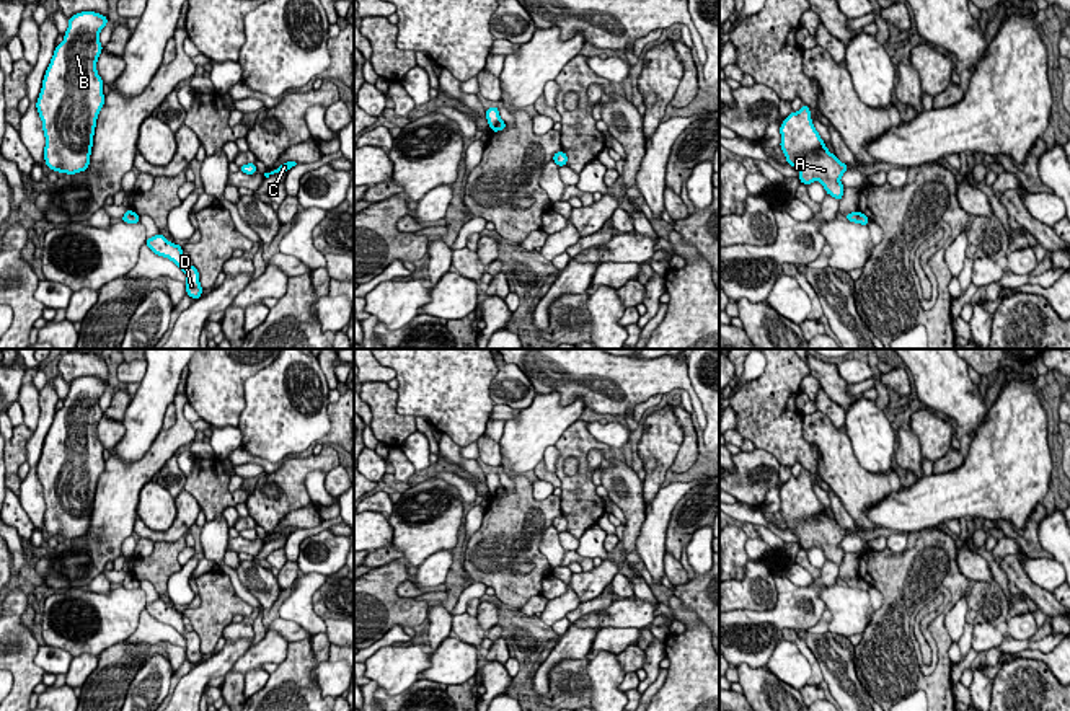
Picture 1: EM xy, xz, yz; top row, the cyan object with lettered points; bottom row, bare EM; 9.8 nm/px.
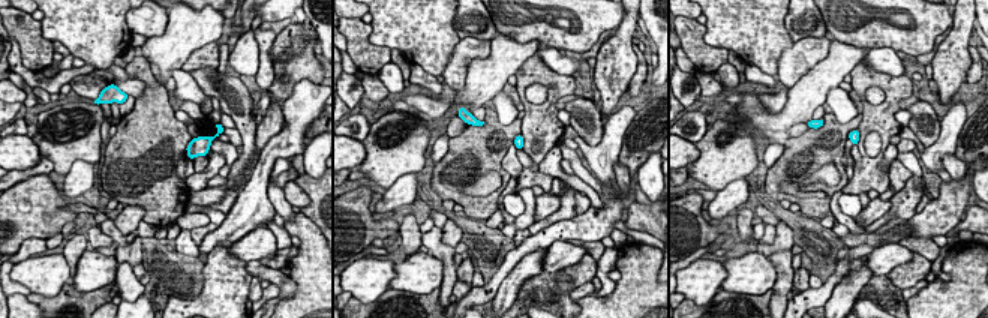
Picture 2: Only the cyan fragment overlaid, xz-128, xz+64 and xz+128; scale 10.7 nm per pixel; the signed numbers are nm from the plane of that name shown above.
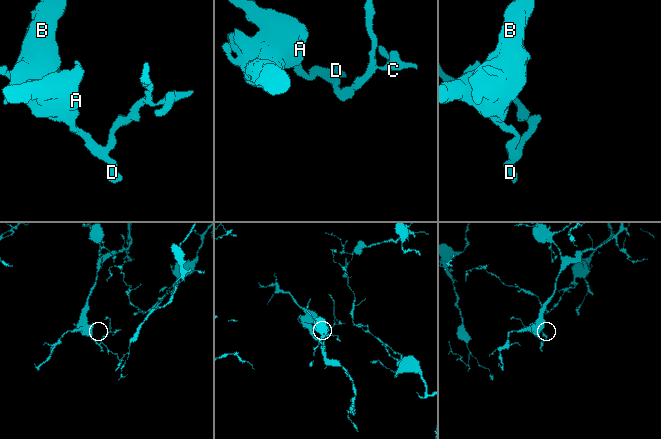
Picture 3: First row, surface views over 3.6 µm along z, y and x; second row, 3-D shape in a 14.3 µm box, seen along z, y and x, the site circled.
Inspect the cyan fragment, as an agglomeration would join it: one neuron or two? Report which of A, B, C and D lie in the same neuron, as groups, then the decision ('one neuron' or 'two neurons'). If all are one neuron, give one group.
A B C D; one neuron

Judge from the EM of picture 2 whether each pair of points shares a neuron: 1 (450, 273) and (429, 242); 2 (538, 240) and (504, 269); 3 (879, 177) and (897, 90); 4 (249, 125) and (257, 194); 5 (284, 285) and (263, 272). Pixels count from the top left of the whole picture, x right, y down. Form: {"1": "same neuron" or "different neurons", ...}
{"1": "same neuron", "2": "same neuron", "3": "same neuron", "4": "different neurons", "5": "same neuron"}

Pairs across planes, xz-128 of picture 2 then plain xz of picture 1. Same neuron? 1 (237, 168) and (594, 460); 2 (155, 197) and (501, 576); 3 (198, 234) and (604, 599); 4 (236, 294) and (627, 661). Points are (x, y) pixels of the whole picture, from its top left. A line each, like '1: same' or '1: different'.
1: different
2: same
3: same
4: different

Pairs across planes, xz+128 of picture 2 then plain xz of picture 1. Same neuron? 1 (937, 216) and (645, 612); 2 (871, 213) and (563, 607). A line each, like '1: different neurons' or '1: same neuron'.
1: same neuron
2: different neurons

